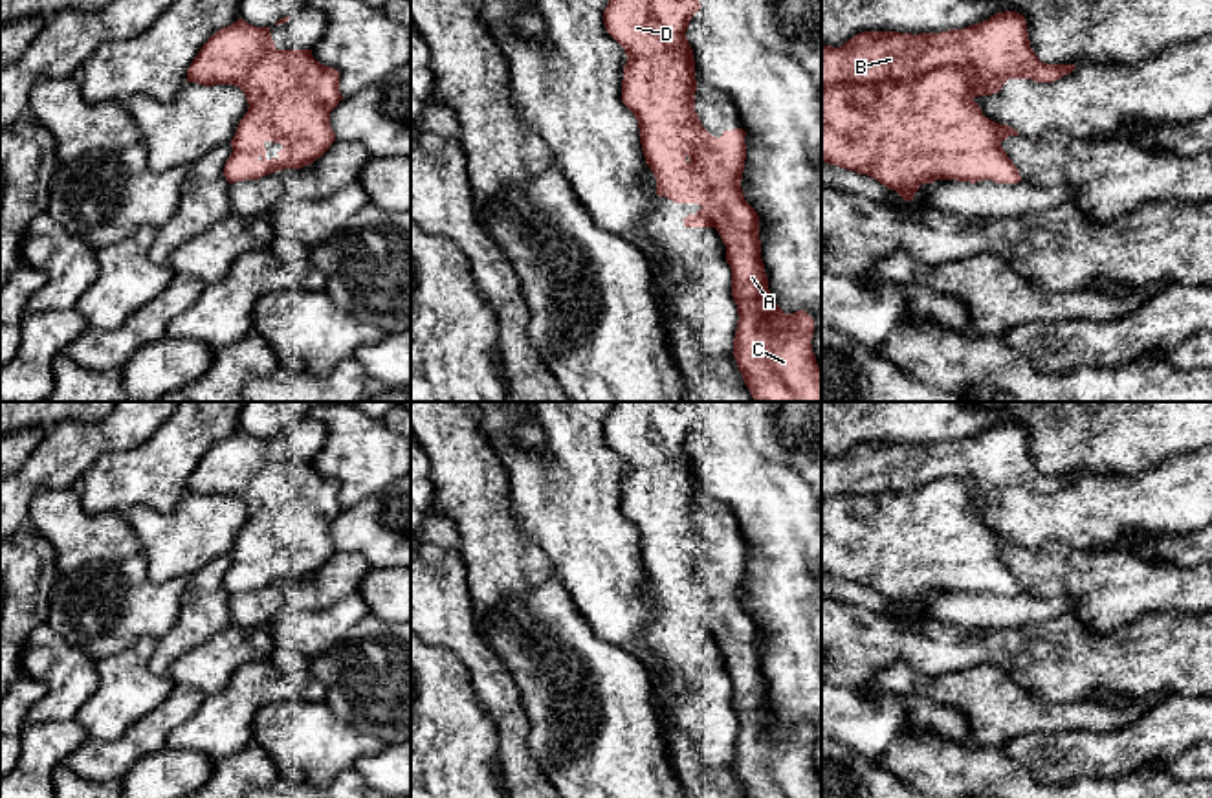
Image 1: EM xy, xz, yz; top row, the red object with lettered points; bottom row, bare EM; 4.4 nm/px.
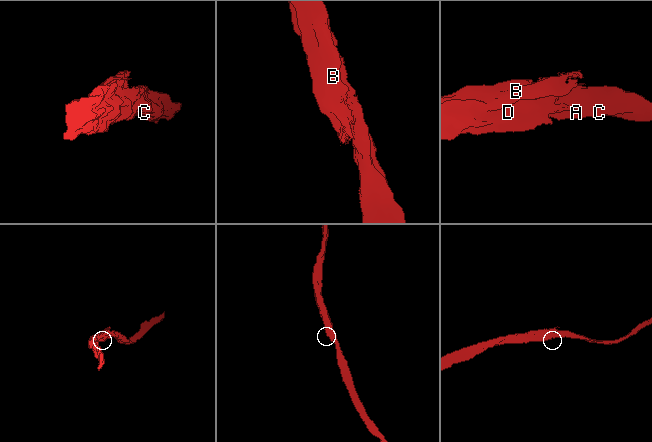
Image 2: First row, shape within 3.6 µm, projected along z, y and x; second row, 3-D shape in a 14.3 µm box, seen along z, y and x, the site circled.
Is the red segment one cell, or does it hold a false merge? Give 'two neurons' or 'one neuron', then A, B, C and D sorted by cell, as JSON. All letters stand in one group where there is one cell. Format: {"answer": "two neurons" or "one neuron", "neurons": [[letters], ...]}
{"answer": "two neurons", "neurons": [["A", "C", "D"], ["B"]]}

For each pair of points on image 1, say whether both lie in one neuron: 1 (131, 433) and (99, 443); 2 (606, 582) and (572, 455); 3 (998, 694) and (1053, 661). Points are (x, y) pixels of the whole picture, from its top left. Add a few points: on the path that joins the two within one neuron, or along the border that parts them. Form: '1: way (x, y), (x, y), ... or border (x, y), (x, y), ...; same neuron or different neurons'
1: way (123, 433), (107, 435); same neuron
2: way (594, 551), (574, 518), (574, 487); same neuron
3: border (976, 664), (1003, 668), (1035, 698), (1053, 705); different neurons

